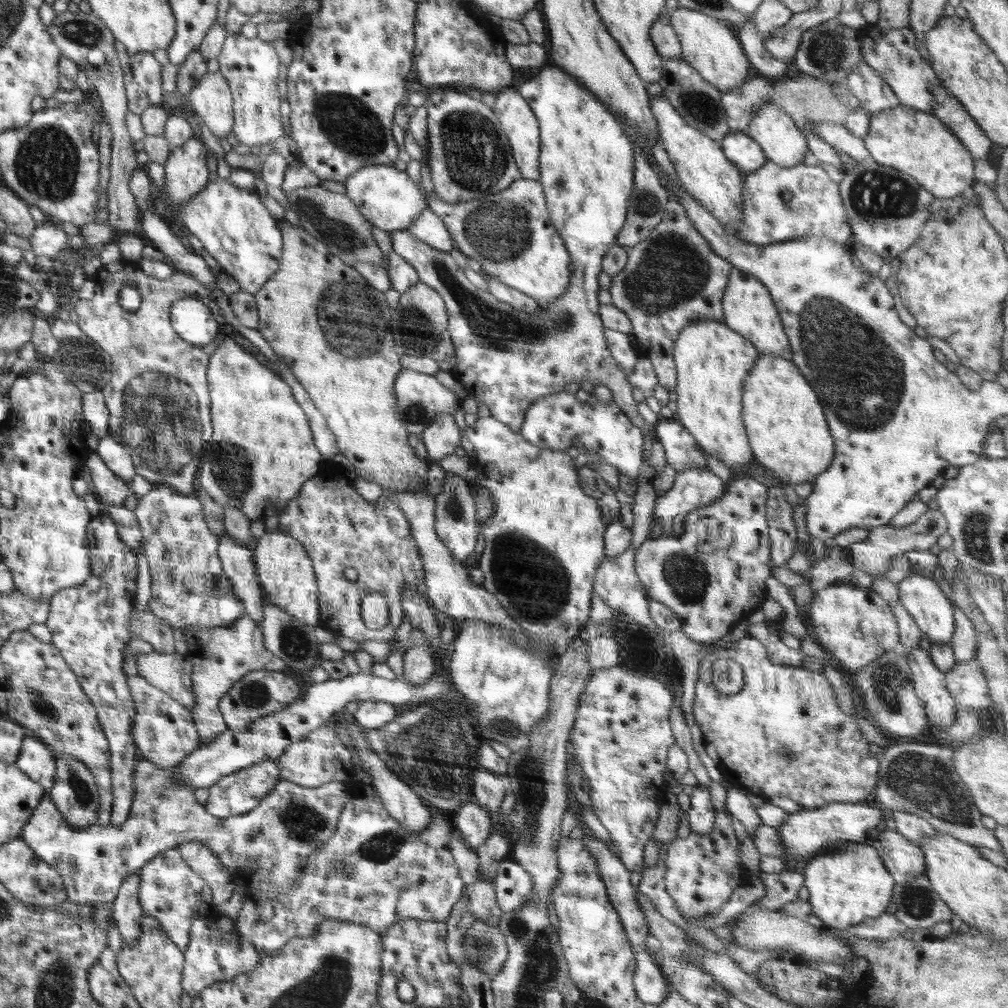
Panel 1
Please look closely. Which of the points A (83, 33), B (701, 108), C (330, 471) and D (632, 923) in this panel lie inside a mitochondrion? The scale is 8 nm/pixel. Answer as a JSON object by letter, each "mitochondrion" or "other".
{"A":"mitochondrion","B":"mitochondrion","C":"other","D":"other"}

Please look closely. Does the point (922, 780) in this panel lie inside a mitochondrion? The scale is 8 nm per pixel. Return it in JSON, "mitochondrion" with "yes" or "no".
{"mitochondrion":"yes"}

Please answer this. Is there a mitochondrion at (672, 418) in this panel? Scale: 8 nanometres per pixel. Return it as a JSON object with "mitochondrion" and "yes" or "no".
{"mitochondrion":"no"}

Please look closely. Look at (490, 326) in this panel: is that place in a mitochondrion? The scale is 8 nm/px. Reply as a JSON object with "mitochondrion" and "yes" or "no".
{"mitochondrion":"yes"}

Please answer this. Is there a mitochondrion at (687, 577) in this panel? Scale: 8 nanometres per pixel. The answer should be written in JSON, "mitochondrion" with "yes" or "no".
{"mitochondrion":"yes"}

